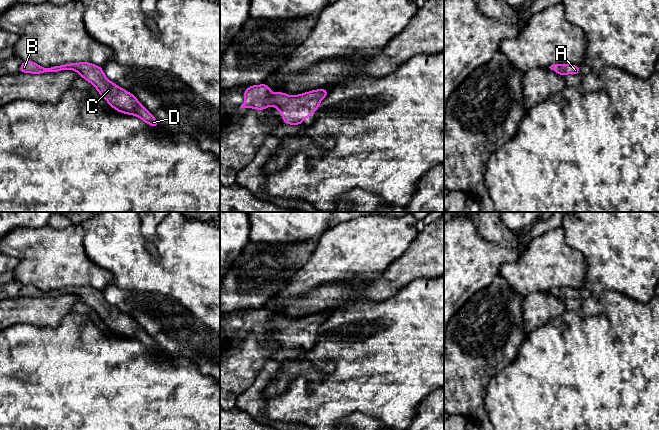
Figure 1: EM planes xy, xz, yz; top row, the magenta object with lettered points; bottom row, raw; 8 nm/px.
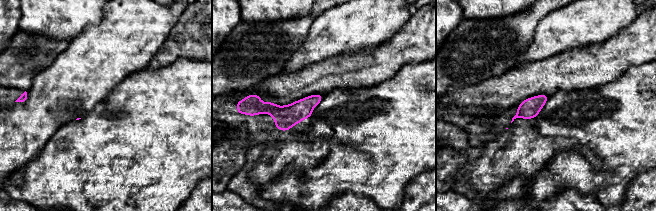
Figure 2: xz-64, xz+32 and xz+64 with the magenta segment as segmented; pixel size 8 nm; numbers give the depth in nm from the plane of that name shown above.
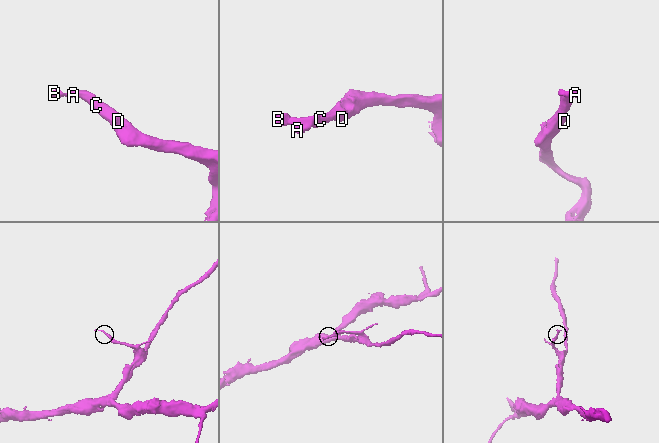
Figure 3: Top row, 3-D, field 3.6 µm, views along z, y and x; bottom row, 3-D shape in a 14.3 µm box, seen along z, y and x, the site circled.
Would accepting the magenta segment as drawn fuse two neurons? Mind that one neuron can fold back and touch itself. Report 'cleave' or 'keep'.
keep

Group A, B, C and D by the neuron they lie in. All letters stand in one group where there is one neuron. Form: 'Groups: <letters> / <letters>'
Groups: A B C D

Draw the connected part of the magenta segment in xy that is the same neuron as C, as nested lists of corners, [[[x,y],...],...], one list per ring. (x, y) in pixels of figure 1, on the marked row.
[[[22,61],[19,73],[57,73],[67,69],[76,71],[83,79],[93,84],[98,93],[114,110],[123,114],[137,116],[149,126],[160,126],[157,119],[132,93],[119,87],[105,76],[101,66],[90,62],[78,62],[44,68],[34,61]]]

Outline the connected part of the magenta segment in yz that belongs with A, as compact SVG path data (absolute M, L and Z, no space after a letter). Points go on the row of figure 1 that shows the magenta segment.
M556 63L551 65L549 68L561 76L567 74L580 74L580 66L578 65Z

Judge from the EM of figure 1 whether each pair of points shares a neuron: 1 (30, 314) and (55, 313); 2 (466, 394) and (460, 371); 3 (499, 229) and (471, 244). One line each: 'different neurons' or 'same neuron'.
1: same neuron
2: same neuron
3: different neurons

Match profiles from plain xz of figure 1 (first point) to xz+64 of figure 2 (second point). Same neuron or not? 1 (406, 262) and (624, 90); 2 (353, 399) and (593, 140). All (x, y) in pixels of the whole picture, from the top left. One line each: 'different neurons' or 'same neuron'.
1: different neurons
2: same neuron

